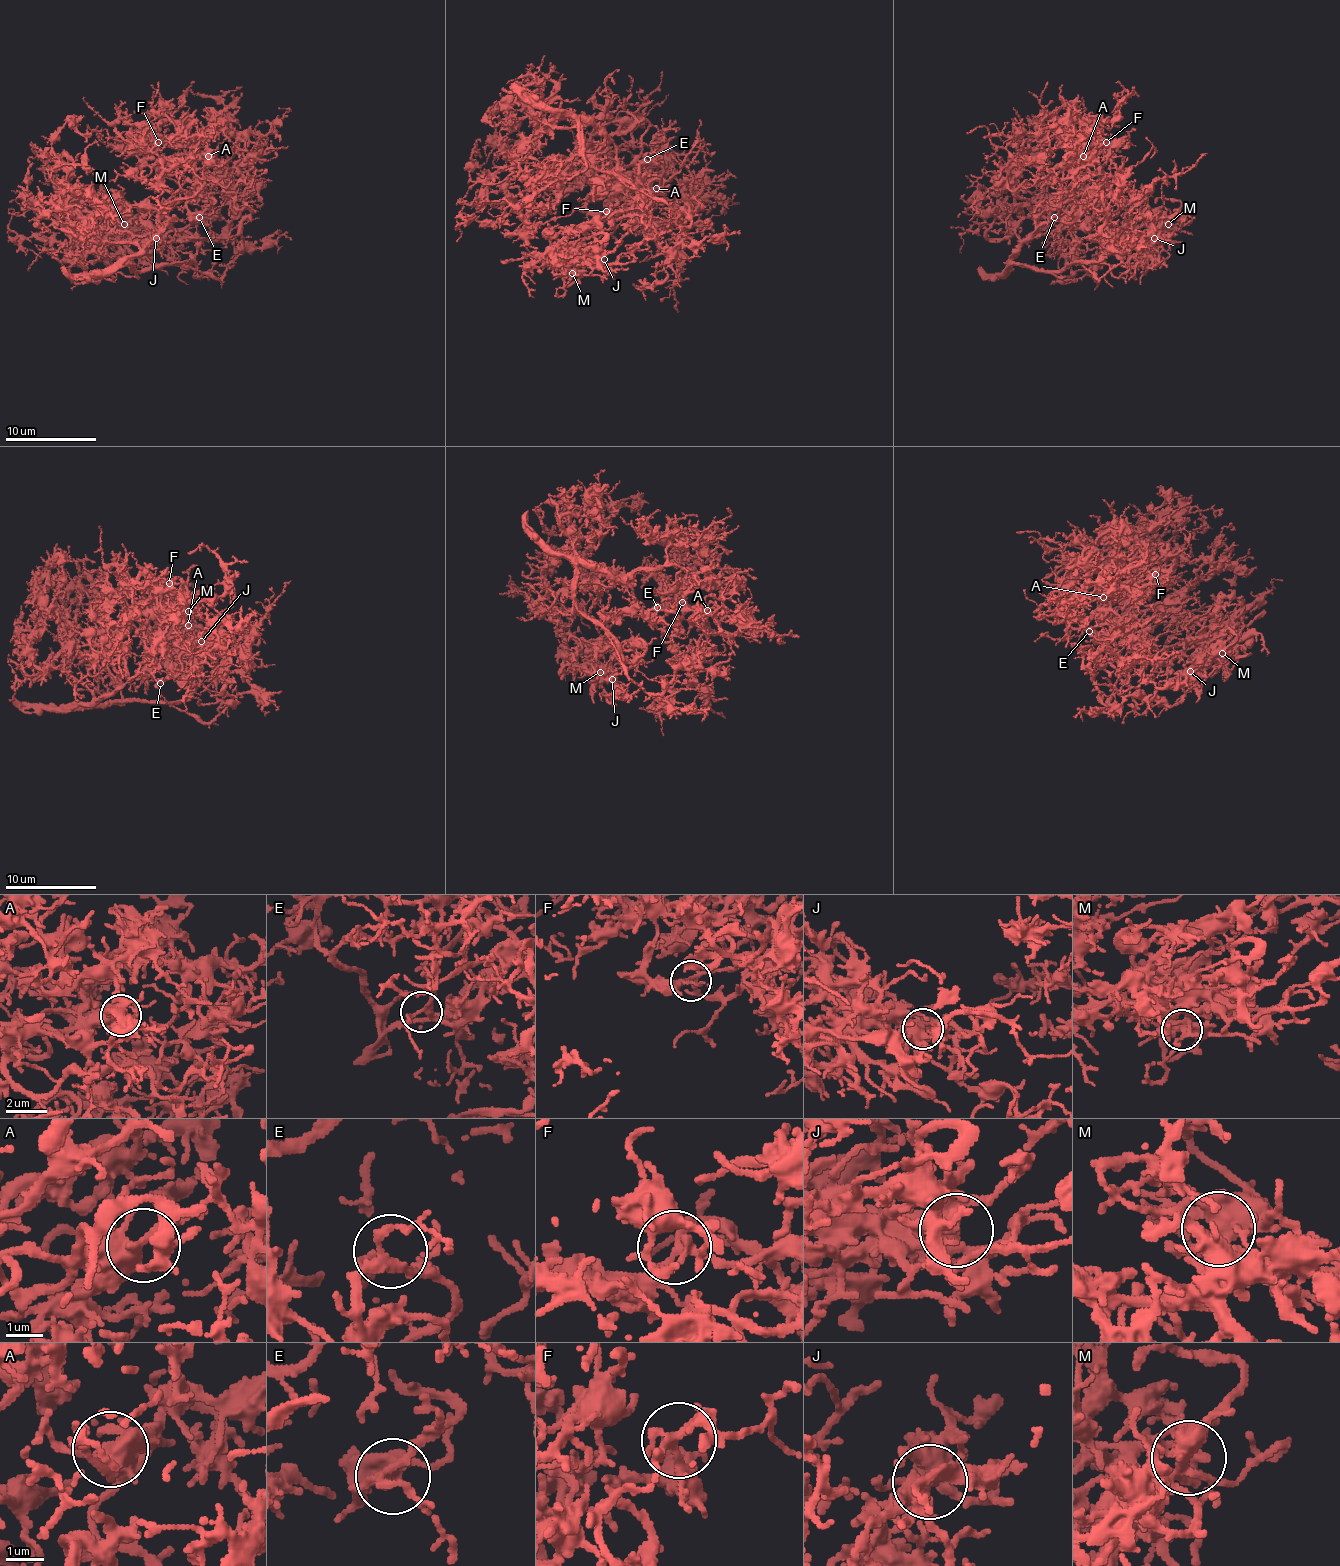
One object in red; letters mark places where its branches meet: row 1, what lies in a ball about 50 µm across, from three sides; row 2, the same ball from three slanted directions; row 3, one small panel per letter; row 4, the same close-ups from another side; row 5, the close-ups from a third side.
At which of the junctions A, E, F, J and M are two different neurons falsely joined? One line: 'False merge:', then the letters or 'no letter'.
False merge: no letter

